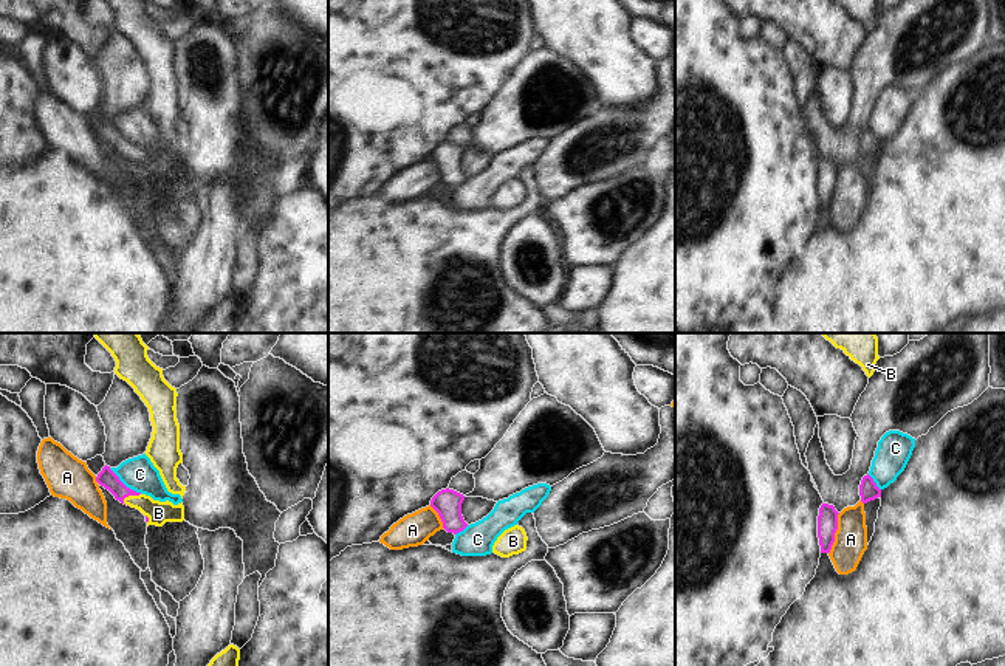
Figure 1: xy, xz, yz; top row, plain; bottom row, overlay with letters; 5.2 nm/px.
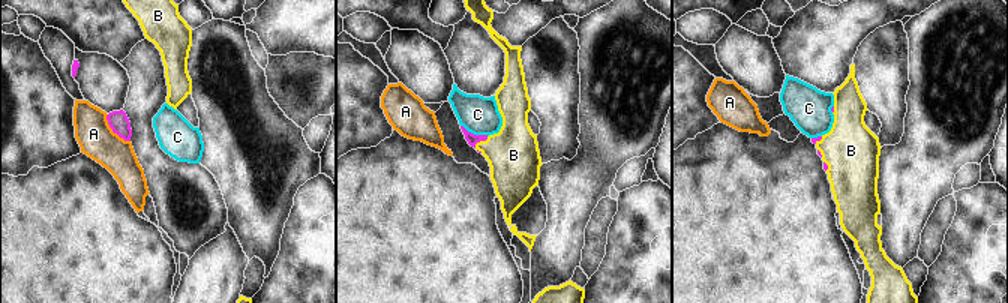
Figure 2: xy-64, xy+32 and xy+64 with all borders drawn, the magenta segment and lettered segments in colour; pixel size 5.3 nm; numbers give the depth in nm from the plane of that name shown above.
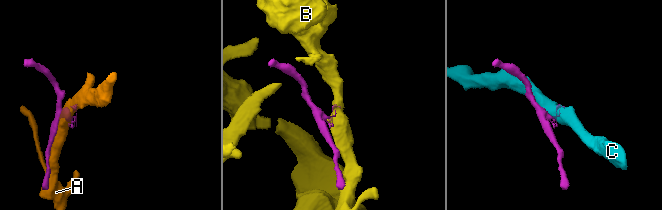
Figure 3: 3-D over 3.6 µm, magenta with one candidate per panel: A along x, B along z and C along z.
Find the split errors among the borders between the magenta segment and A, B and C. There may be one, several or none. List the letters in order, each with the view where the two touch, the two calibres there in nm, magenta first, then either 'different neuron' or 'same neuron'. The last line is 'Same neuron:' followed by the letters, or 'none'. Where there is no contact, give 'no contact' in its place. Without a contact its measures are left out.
A: yz | 110/180 nm | different neuron
B: xy | 90/120 nm | same neuron
C: xy | 90/170 nm | different neuron
Same neuron: B

